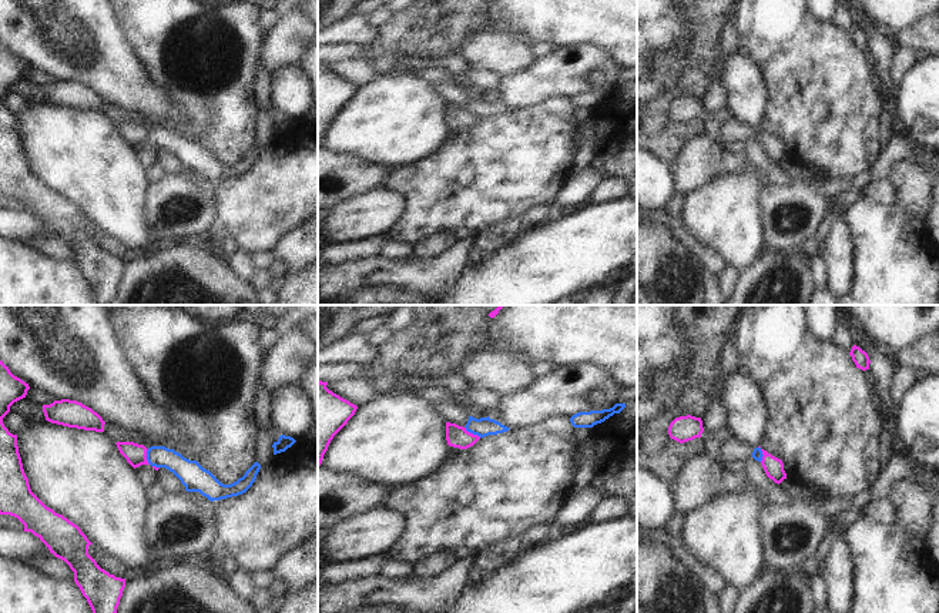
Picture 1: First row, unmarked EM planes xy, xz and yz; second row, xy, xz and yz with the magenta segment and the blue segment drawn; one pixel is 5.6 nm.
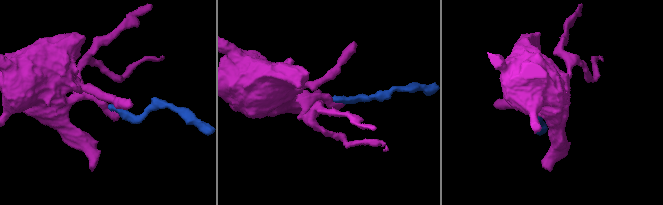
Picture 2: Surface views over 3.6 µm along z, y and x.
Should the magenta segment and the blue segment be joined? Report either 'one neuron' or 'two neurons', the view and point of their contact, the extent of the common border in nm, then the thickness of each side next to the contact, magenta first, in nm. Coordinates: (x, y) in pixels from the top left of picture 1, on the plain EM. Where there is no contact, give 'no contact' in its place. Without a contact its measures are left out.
two neurons; contact xz (472, 114); length 110 nm; calibres 120 and 110 nm

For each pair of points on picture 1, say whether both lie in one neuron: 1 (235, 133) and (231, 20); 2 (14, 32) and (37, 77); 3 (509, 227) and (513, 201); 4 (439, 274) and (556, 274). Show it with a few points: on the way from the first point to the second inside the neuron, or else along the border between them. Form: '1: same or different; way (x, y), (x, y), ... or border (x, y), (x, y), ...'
1: same; way (235, 104), (235, 80), (240, 76), (244, 49)
2: different; border (30, 67), (40, 69), (56, 80)
3: different; border (519, 214), (497, 220), (480, 231)
4: different; border (468, 261), (459, 271), (433, 290)

